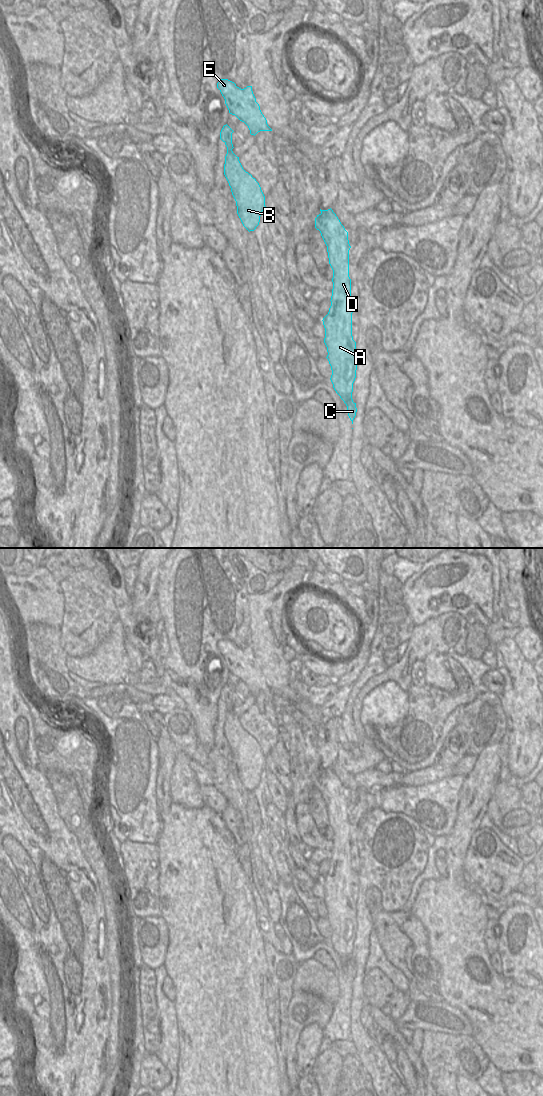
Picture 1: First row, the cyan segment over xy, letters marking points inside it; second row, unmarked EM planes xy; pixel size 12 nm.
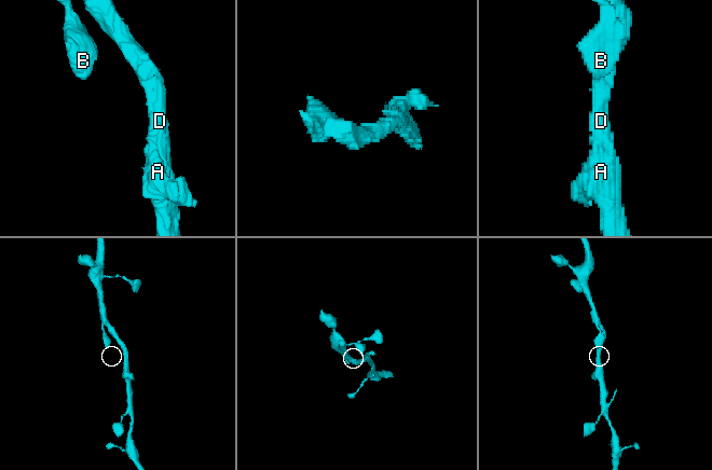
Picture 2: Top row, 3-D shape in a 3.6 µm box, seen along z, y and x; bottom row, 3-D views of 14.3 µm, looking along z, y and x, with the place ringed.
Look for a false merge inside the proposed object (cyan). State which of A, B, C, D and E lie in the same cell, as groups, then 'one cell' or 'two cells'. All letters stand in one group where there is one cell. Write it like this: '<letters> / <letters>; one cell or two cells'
A B C D E; one cell

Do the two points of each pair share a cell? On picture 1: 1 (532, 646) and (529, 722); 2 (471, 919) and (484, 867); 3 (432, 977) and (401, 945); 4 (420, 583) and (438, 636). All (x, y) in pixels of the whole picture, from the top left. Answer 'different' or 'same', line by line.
1: different
2: different
3: same
4: different

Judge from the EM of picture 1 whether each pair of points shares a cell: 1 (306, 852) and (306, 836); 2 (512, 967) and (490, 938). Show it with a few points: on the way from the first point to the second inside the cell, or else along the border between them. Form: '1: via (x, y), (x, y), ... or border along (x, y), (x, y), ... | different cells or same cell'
1: border along (302, 840), (313, 849) | different cells
2: border along (499, 938), (496, 951) | different cells

